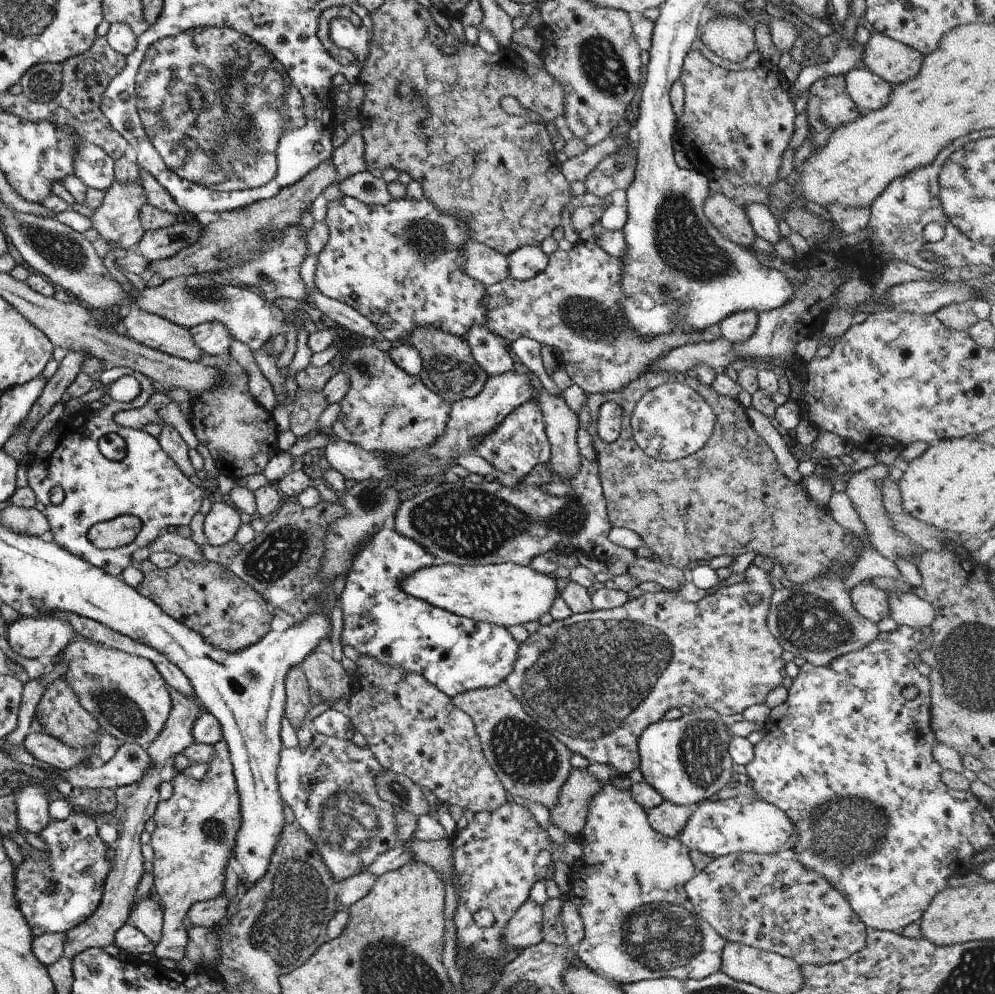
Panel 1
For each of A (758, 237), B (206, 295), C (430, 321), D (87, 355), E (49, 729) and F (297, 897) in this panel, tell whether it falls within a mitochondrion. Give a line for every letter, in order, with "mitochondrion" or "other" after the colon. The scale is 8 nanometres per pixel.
A: other
B: mitochondrion
C: other
D: other
E: other
F: mitochondrion

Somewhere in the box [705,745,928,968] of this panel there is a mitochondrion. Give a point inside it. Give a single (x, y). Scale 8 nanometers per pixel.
(846, 838)

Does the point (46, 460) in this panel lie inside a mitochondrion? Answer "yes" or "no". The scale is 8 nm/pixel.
no

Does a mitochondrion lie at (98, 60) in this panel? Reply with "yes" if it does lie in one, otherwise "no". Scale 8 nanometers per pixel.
no

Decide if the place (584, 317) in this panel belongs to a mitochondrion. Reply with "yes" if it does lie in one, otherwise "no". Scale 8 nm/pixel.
yes

